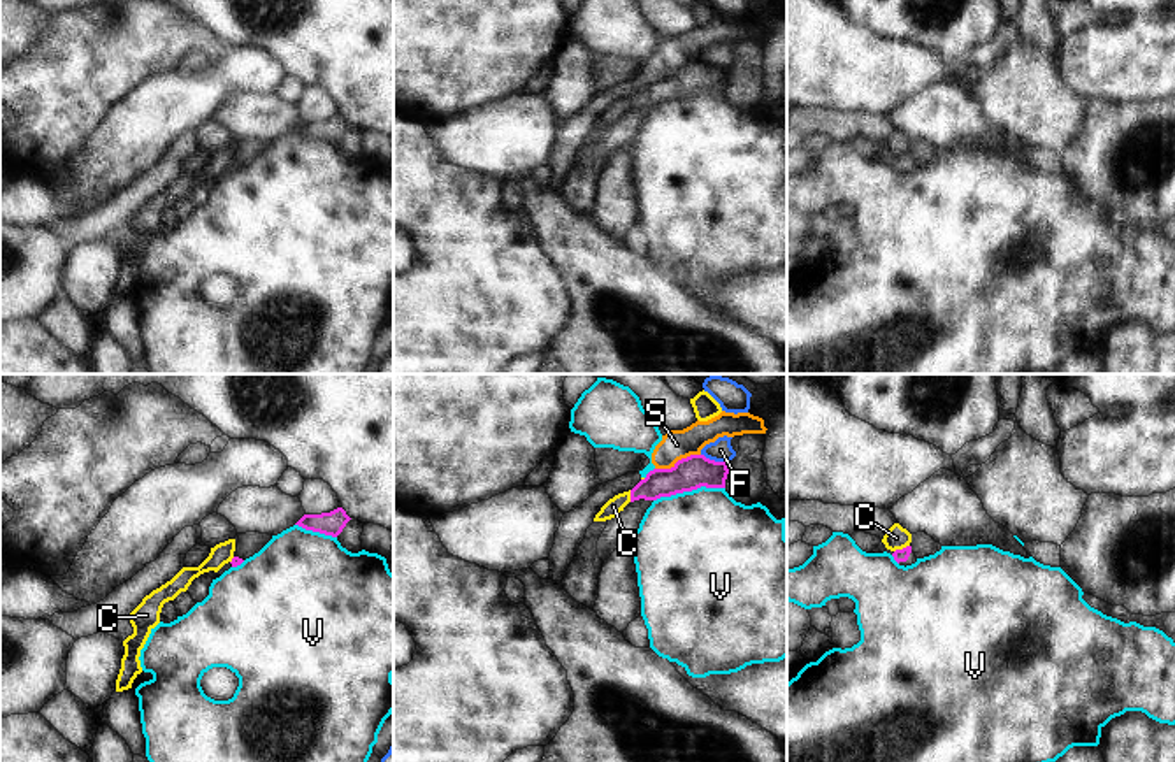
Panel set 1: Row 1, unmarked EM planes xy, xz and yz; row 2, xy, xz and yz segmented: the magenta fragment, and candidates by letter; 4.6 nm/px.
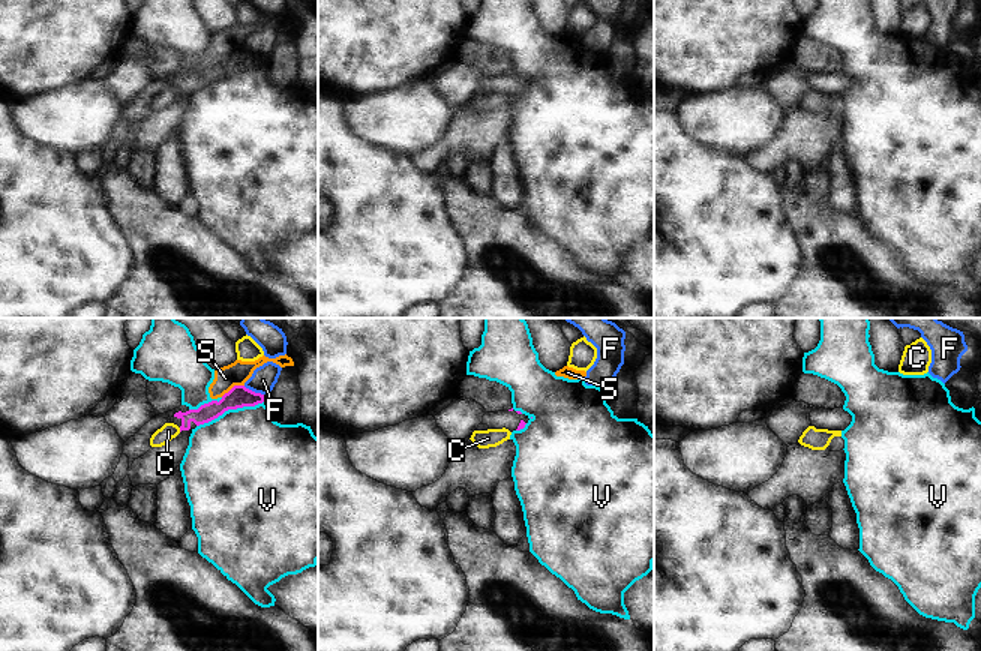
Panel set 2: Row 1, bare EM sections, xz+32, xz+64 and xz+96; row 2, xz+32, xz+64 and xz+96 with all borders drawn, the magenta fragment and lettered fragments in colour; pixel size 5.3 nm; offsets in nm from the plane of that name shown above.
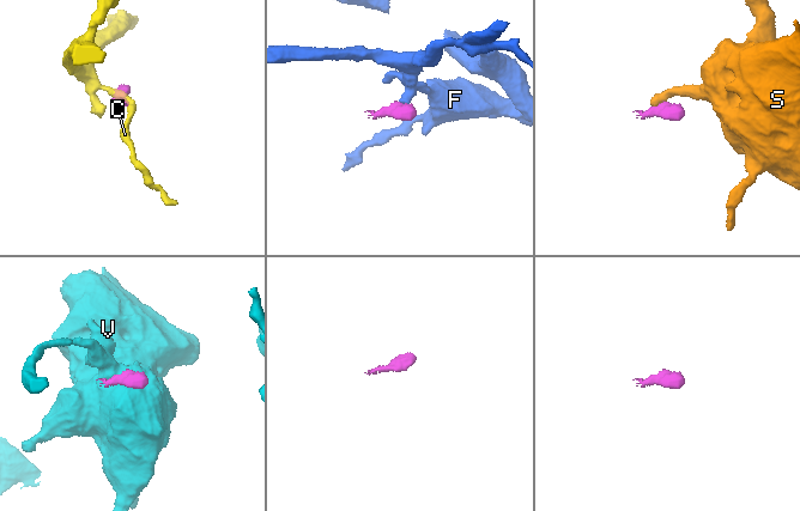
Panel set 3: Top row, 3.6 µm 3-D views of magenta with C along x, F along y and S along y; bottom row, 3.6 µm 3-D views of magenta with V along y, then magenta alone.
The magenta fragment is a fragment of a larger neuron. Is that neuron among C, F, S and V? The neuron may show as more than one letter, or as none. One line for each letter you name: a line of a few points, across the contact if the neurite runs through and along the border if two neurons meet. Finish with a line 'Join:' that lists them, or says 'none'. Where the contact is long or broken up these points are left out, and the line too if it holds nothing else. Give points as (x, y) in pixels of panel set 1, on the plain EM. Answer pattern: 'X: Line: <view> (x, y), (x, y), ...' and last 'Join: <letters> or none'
Join: none.

